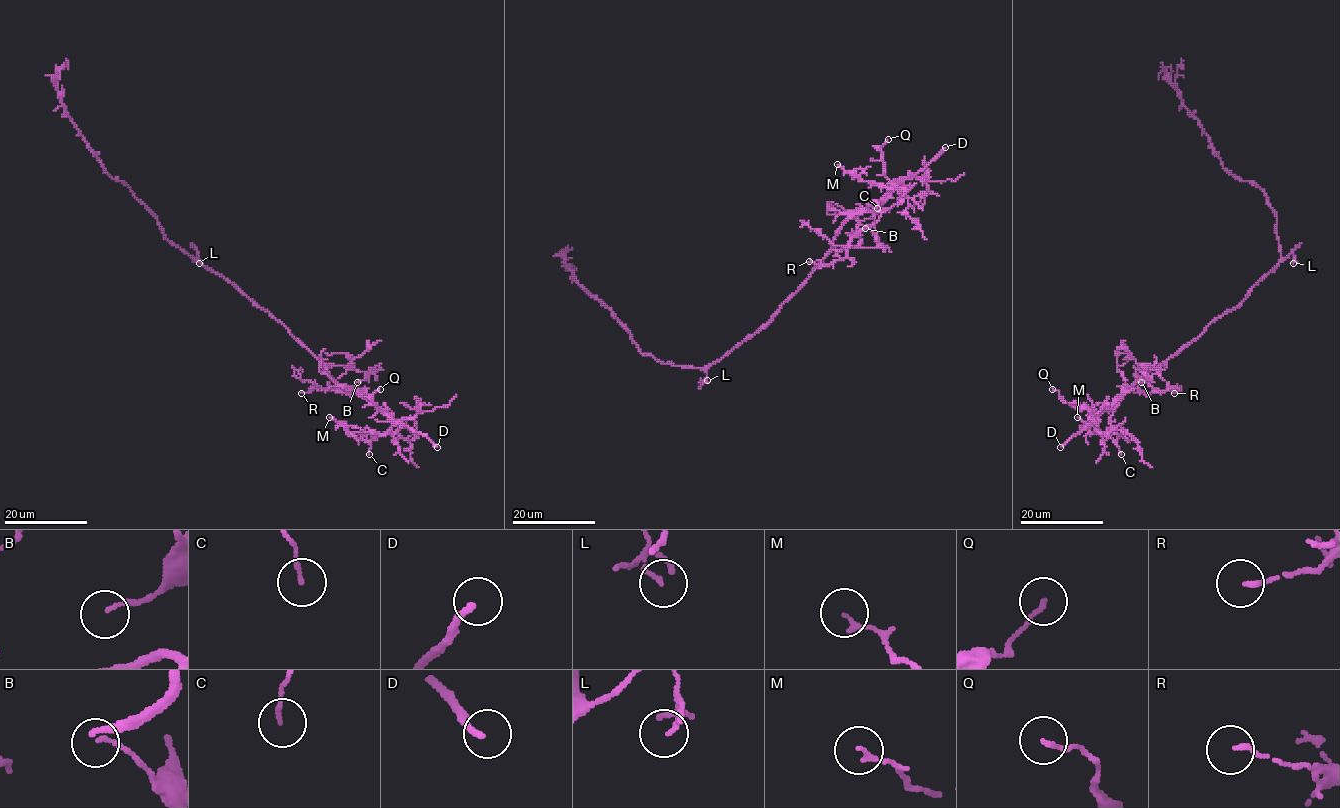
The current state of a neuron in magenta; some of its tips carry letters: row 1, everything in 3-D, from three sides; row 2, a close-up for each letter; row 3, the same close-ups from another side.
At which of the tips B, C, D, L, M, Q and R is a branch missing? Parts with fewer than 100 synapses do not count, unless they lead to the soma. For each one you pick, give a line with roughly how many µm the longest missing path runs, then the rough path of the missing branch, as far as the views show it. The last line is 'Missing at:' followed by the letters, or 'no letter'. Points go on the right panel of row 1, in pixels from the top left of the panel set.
D: missing 40 µm
Missing at: D

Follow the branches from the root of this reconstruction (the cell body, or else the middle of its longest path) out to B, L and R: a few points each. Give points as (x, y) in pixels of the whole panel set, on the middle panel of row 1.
B: (748, 339), (771, 318), (831, 251), (852, 247), (874, 248), (875, 236), (865, 228)
L: (748, 339), (709, 366), (704, 381), (707, 380)
R: (748, 339), (833, 249), (836, 231), (856, 214), (872, 214), (874, 222), (851, 240), (844, 257), (809, 261)

